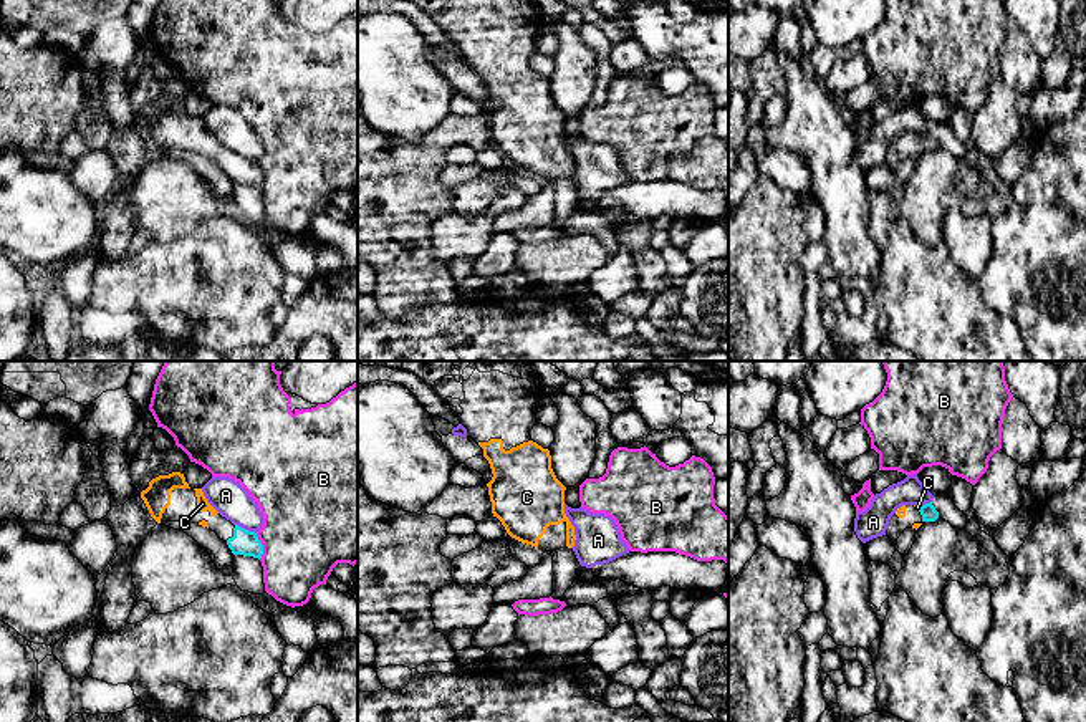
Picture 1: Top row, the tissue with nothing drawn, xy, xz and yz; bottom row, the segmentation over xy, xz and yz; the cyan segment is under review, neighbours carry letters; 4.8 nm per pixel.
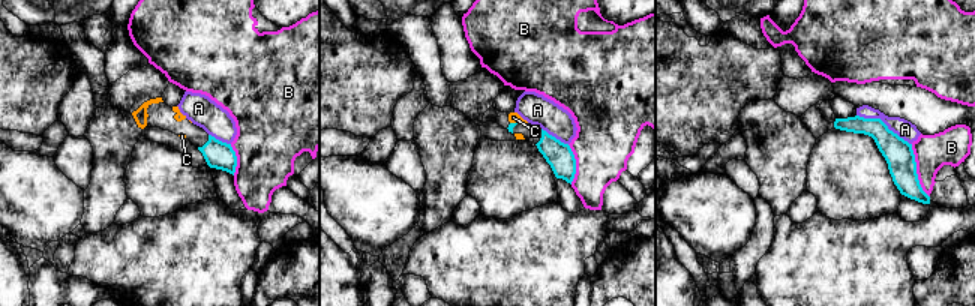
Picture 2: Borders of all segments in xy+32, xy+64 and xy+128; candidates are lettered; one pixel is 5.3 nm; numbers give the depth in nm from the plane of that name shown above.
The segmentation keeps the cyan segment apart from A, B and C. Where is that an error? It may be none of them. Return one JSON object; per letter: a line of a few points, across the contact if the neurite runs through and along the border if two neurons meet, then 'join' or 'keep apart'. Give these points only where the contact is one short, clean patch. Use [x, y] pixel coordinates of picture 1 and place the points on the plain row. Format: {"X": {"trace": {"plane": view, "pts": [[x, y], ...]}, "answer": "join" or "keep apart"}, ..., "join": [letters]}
{"A": {"trace": {"plane": "xy", "pts": [[235, 153], [255, 163]]}, "answer": "keep apart"}, "B": {"trace": {"plane": "xy", "pts": [[255, 163], [262, 174], [260, 187]]}, "answer": "keep apart"}, "C": {"trace": {"plane": "yz", "pts": [[929, 143], [921, 138], [917, 136]]}, "answer": "join"}, "join": ["C"]}

